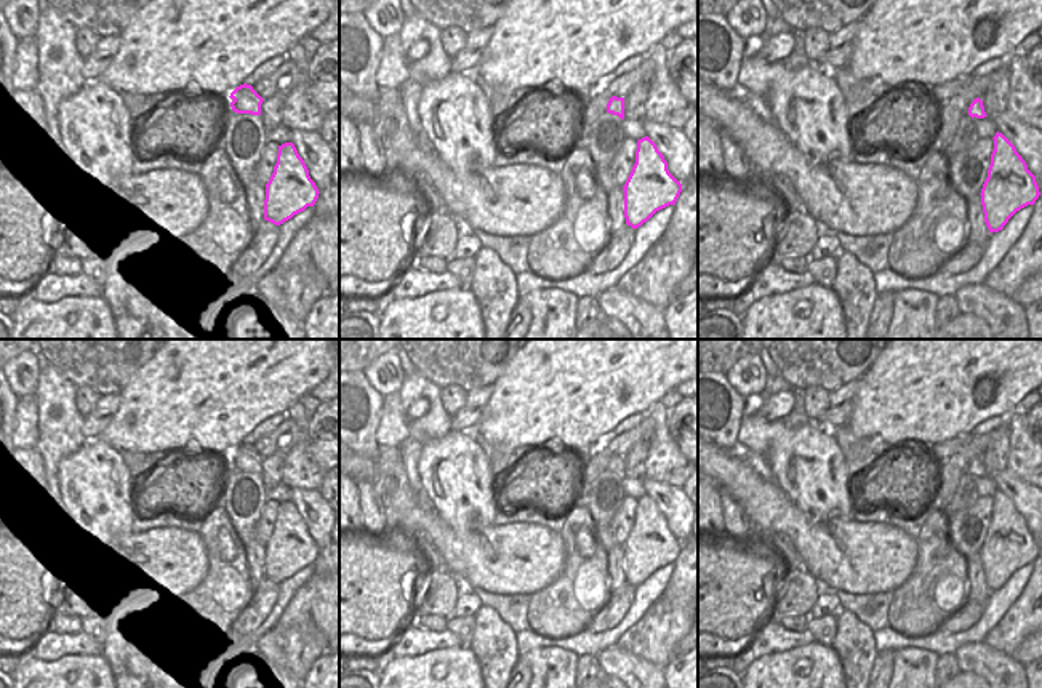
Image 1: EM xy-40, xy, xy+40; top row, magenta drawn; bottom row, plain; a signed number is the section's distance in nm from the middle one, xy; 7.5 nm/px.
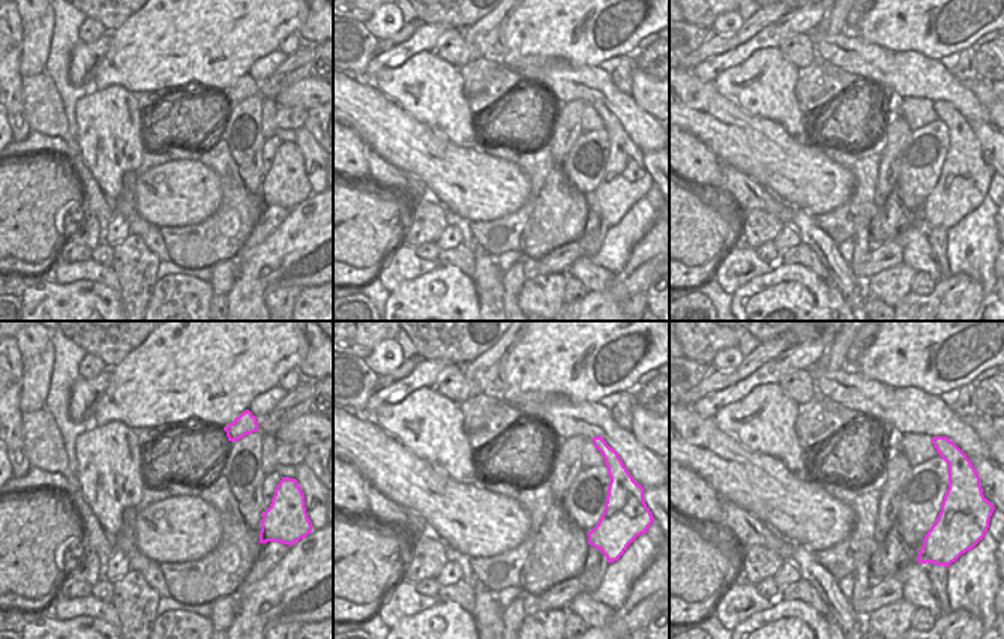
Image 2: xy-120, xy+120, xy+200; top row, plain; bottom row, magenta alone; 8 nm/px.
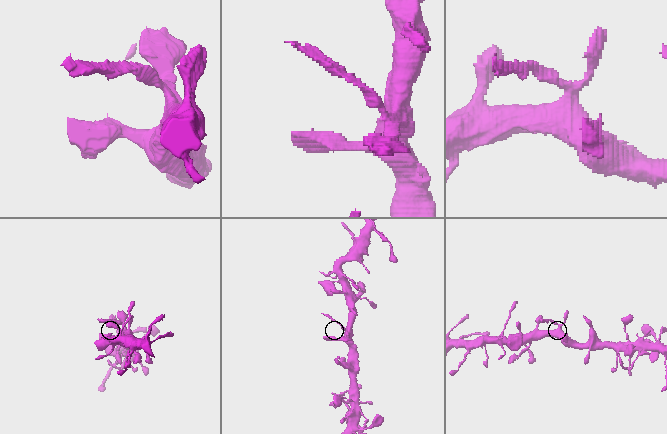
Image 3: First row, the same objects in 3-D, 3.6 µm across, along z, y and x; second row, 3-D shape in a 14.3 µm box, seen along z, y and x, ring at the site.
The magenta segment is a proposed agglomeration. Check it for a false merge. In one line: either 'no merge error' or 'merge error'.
merge error

